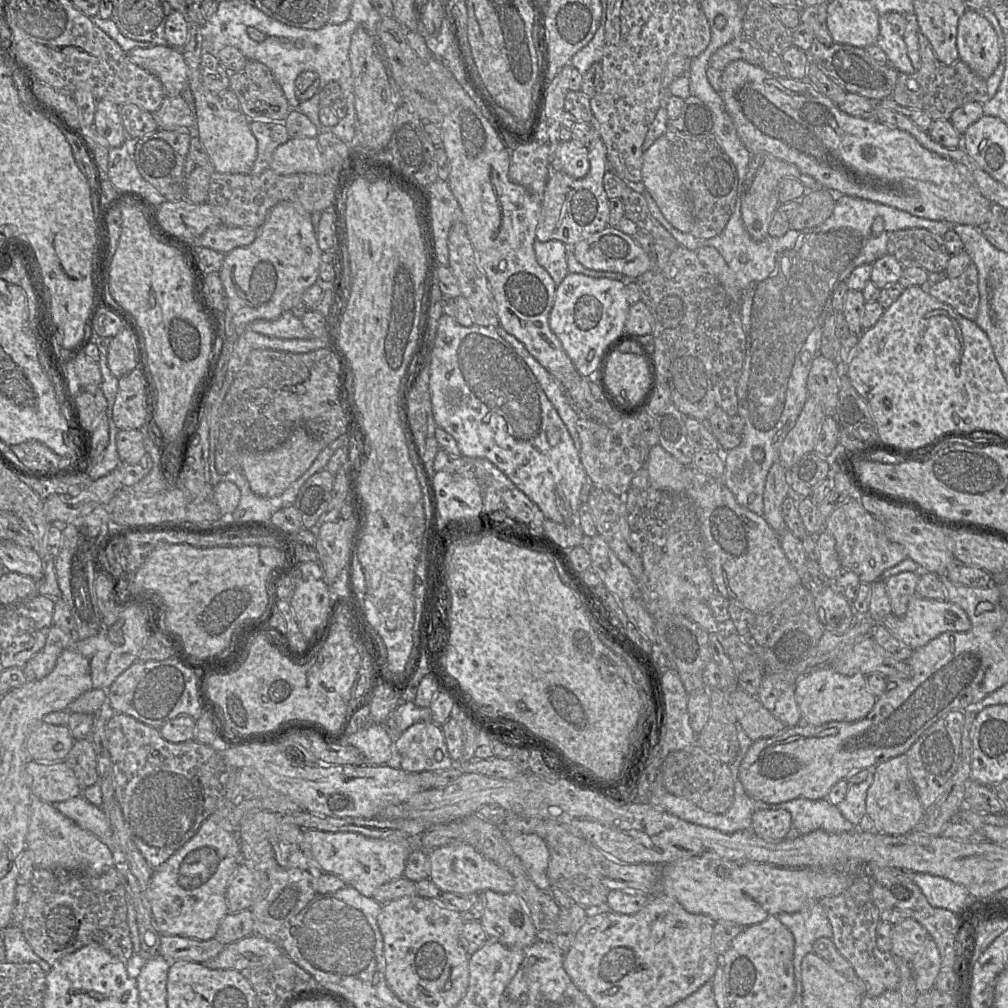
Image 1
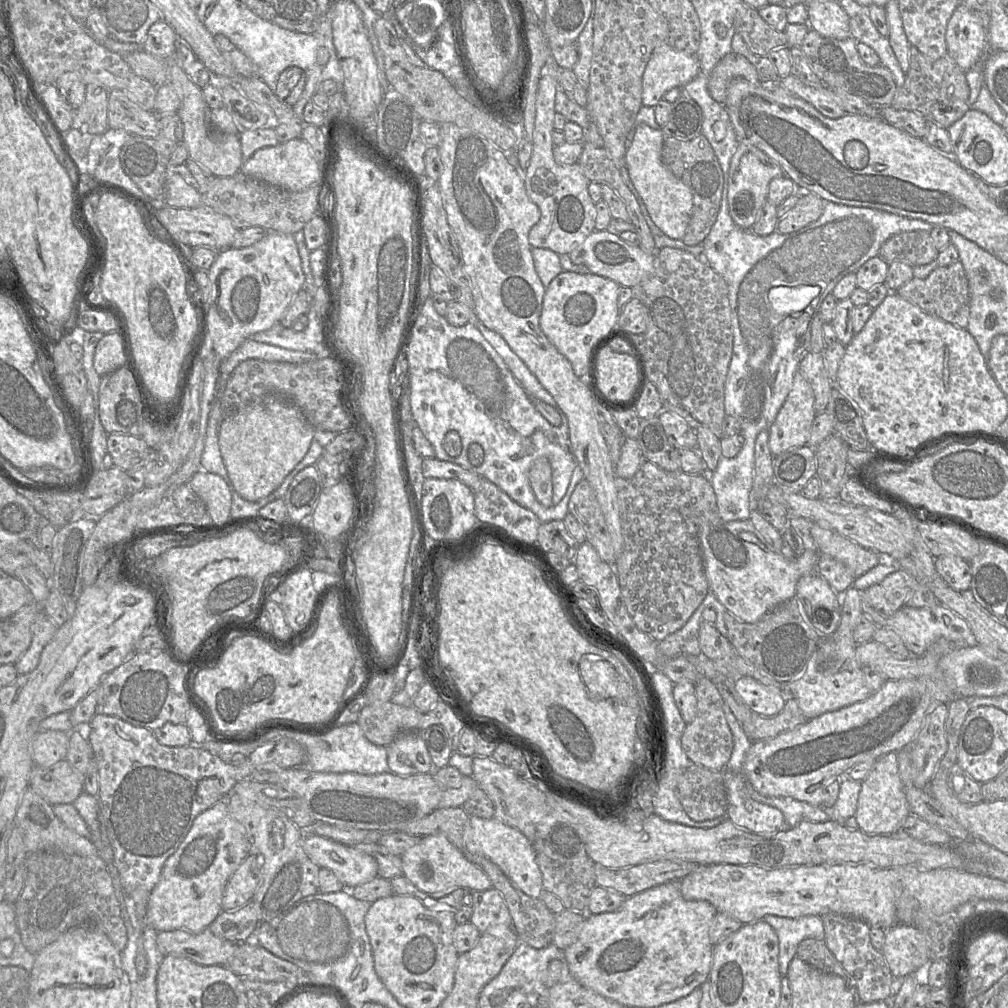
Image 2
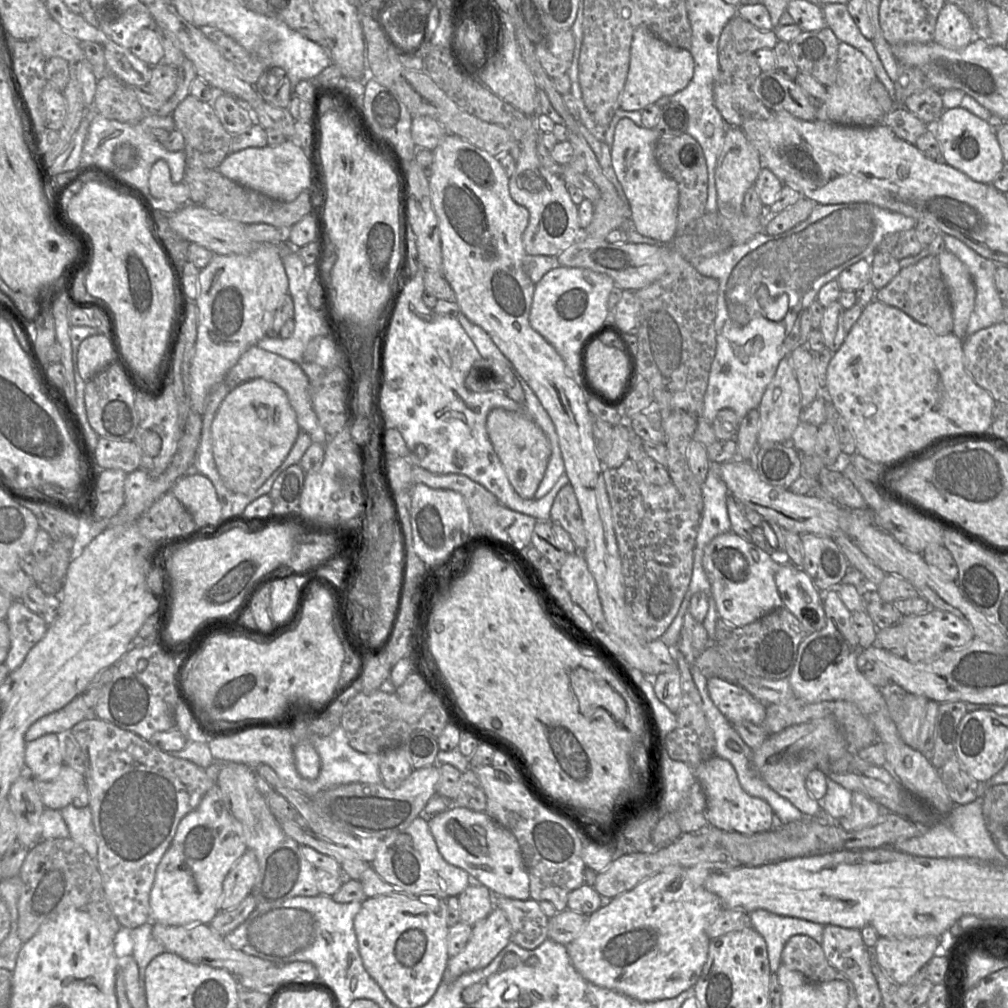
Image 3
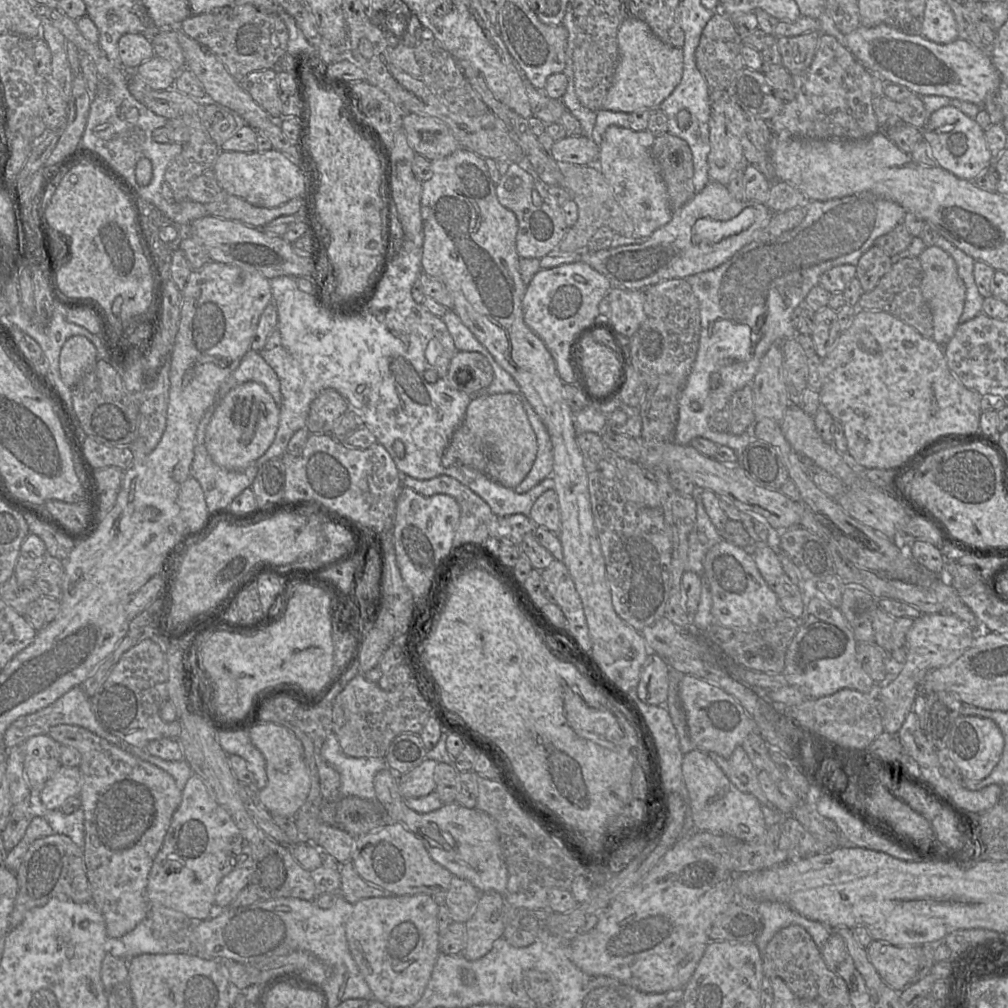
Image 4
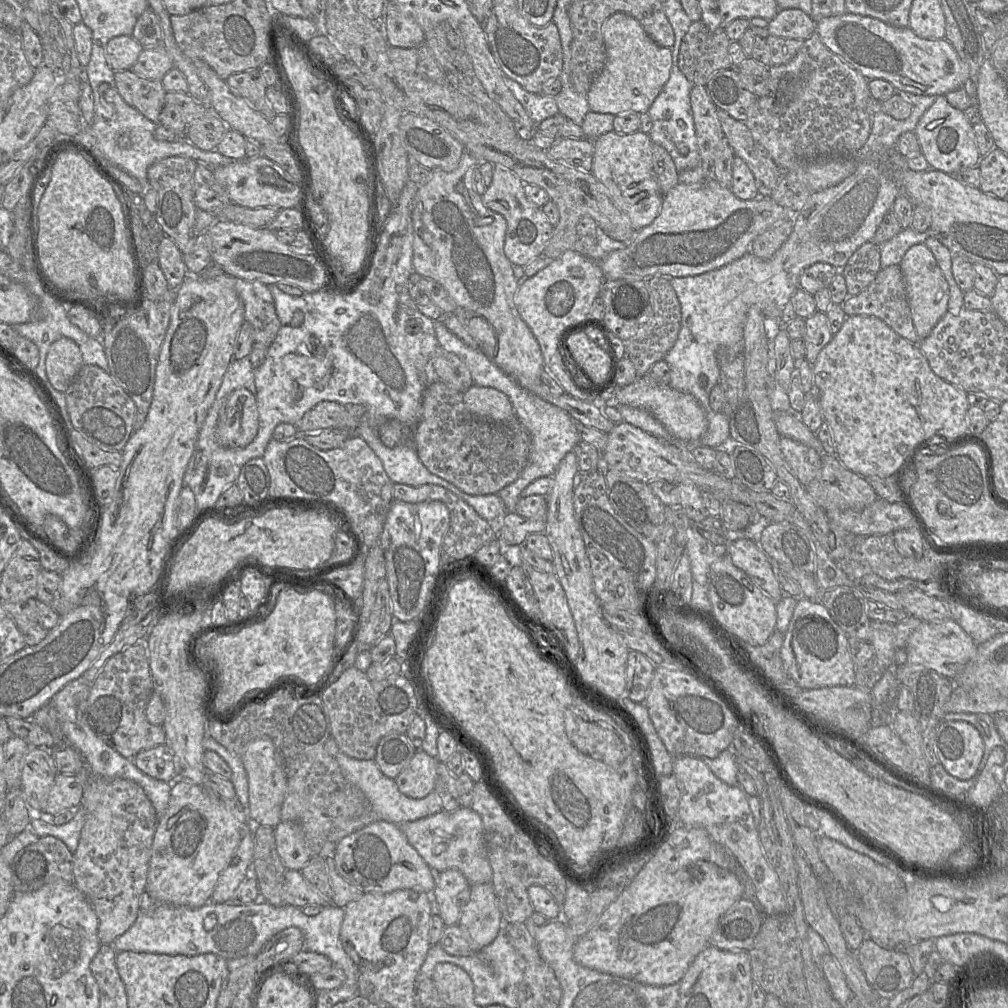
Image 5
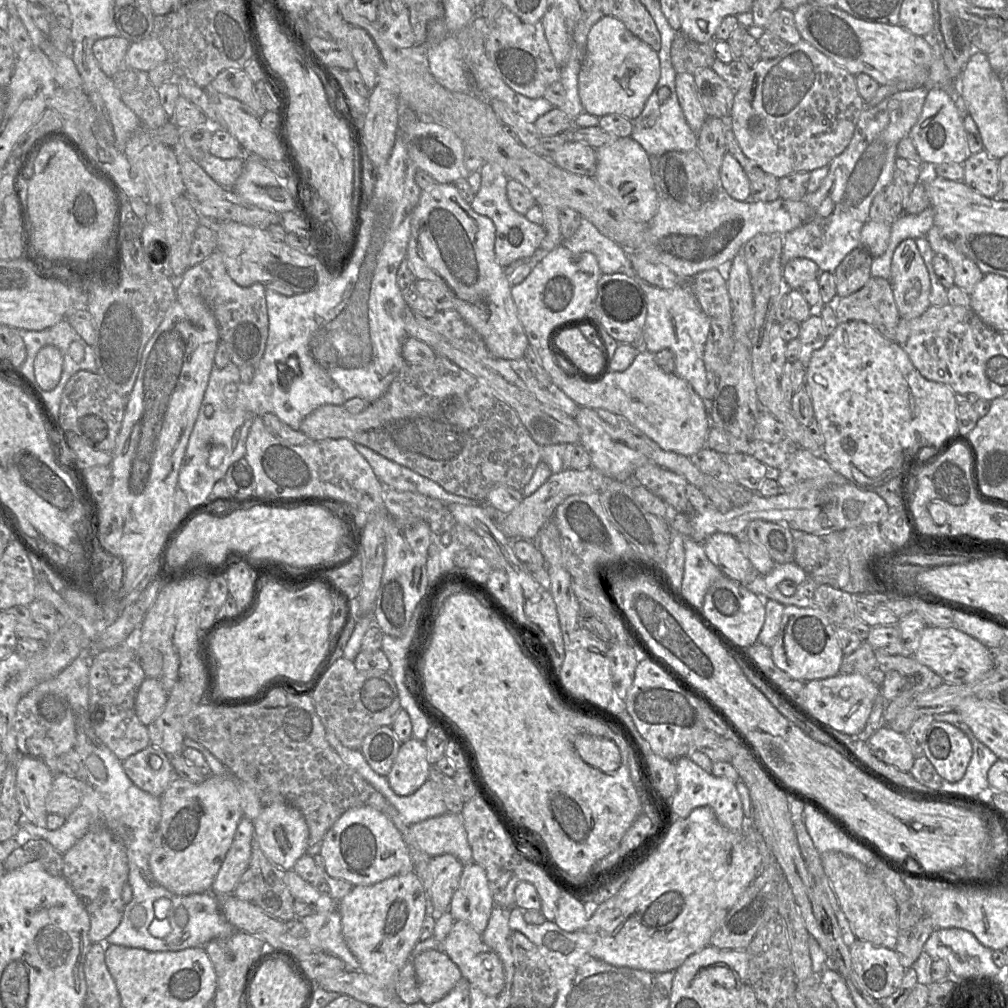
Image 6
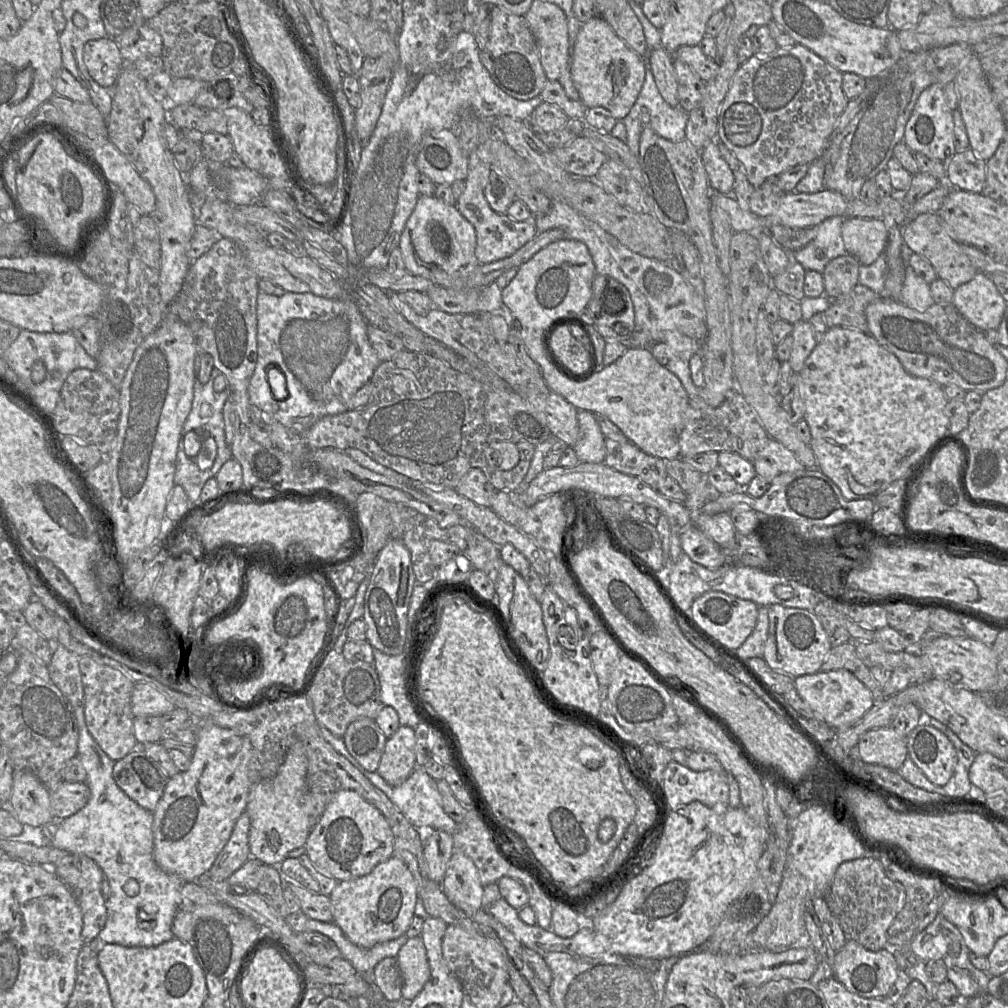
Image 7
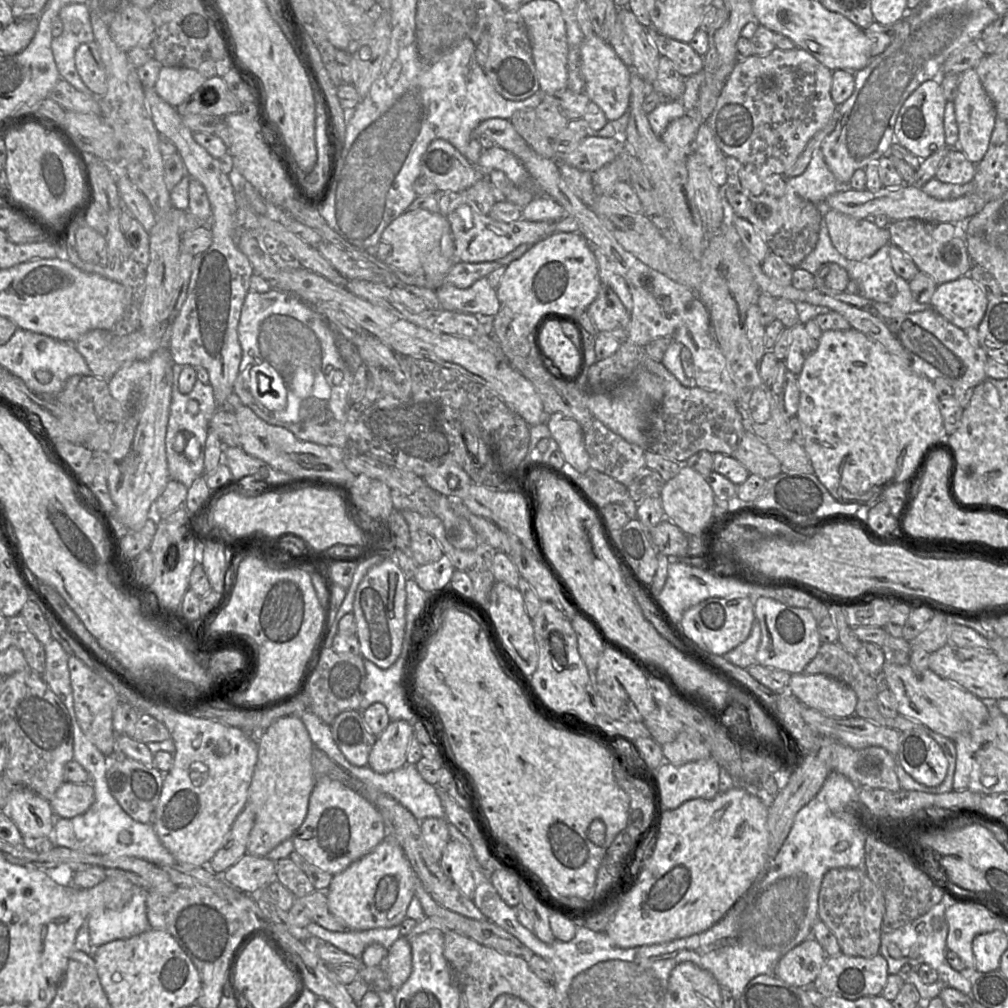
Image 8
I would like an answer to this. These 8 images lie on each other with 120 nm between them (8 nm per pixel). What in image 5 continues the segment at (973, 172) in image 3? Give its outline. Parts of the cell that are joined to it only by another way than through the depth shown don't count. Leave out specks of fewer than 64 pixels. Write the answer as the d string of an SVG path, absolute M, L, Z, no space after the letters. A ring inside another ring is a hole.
M939 95L919 120L914 130L920 145L921 154L929 163L929 169L936 169L947 174L964 168L976 167L980 160L973 125L963 111L953 107L945 95Z

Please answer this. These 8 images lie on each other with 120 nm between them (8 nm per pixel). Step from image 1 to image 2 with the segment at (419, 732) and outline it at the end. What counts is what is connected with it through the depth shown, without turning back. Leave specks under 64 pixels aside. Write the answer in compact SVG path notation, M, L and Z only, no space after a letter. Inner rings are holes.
M406 732L387 746L389 771L400 776L433 773L434 766L418 732Z

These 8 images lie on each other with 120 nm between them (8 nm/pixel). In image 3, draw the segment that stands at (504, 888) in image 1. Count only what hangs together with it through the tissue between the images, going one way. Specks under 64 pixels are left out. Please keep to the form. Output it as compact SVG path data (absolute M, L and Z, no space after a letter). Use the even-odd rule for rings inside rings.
M421 815L403 831L388 835L381 839L375 857L370 863L371 868L387 883L412 894L432 895L439 897L458 896L470 883L470 875L463 869L449 864L440 854L433 835L430 832L428 818Z

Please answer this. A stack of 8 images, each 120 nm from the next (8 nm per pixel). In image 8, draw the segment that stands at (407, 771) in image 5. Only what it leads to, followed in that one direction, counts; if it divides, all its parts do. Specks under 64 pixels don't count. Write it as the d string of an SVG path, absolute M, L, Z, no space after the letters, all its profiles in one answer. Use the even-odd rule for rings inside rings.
M405 720L390 721L377 737L368 757L368 766L377 773L389 773L403 767L409 743L413 736L412 725Z

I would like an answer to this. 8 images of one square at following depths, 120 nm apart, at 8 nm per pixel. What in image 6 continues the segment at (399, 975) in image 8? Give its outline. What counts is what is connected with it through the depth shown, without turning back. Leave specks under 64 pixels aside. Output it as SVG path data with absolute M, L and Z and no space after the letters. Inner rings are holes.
M427 950L413 959L420 1002L430 1005L445 997L462 980L457 965L443 952Z

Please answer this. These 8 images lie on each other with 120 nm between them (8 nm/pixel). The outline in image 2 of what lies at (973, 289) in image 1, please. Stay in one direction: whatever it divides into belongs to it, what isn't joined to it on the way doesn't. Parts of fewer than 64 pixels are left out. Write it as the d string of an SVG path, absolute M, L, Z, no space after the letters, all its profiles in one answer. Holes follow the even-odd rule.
M957 261L949 266L937 267L926 278L916 278L899 287L895 293L918 306L926 313L966 328L970 314L969 282L963 264Z

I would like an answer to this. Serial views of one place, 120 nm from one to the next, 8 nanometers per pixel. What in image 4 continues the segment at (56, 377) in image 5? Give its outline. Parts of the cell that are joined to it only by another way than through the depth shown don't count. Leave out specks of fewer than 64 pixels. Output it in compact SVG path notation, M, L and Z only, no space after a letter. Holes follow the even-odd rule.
M76 335L66 340L59 355L62 381L73 388L97 362L95 346L84 336Z

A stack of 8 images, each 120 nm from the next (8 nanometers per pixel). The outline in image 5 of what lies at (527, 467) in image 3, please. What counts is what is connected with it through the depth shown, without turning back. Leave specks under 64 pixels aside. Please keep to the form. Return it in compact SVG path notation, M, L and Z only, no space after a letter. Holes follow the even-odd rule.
M473 385L464 392L464 403L473 414L493 422L516 418L509 398L495 388Z

